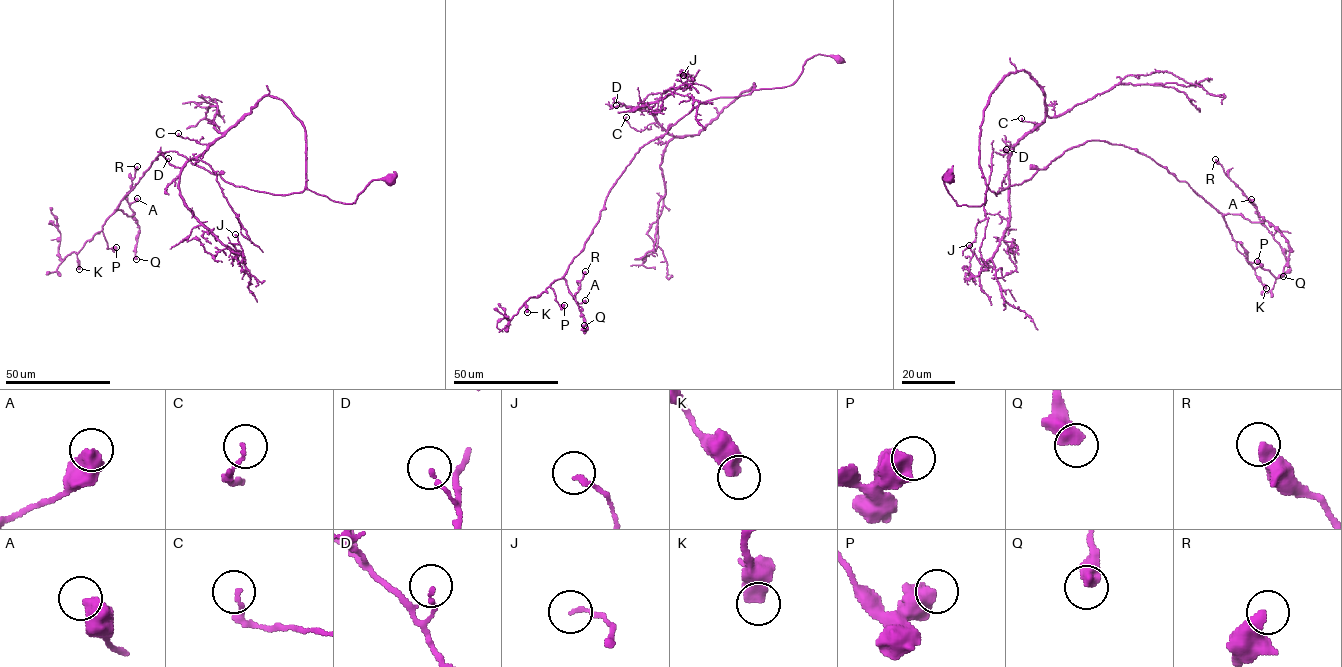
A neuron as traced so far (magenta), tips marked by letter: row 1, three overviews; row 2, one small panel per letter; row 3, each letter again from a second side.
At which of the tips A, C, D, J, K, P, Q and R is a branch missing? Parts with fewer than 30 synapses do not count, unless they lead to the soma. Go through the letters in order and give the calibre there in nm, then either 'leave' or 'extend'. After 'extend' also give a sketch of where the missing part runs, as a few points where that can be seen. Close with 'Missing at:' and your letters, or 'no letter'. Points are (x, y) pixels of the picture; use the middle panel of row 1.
A: 550 nm thick; leave
C: 120 nm thick; leave
D: 110 nm thick; leave
J: 130 nm thick; leave
K: 600 nm thick; leave
P: 460 nm thick; leave
Q: 500 nm thick; leave
R: 440 nm thick; leave
Missing at: no letter

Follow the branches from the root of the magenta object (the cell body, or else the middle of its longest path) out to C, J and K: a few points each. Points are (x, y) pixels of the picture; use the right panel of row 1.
C: (947, 177), (958, 205), (984, 202), (983, 109), (1024, 70), (1046, 117), (1029, 132), (1039, 126), (1021, 118)
J: (947, 177), (984, 202), (983, 109), (1024, 70), (1046, 117), (977, 276), (969, 245)
K: (947, 177), (958, 205), (980, 206), (987, 186), (997, 195), (1088, 141), (1136, 149), (1222, 214), (1266, 288)

